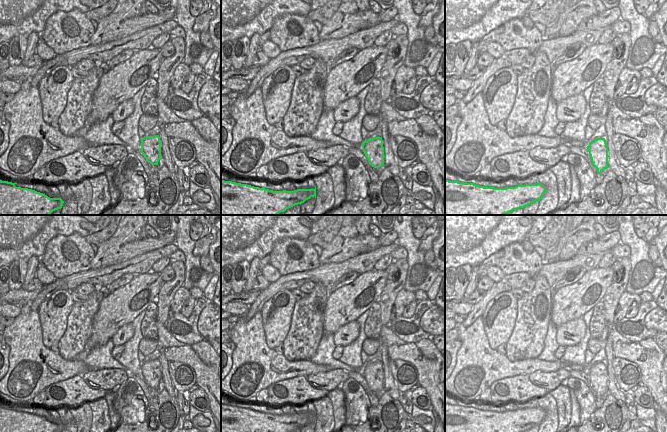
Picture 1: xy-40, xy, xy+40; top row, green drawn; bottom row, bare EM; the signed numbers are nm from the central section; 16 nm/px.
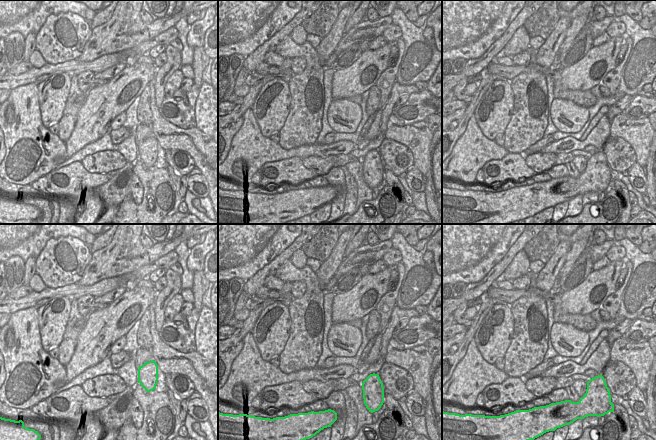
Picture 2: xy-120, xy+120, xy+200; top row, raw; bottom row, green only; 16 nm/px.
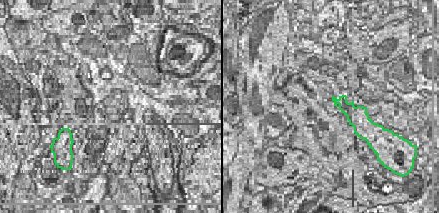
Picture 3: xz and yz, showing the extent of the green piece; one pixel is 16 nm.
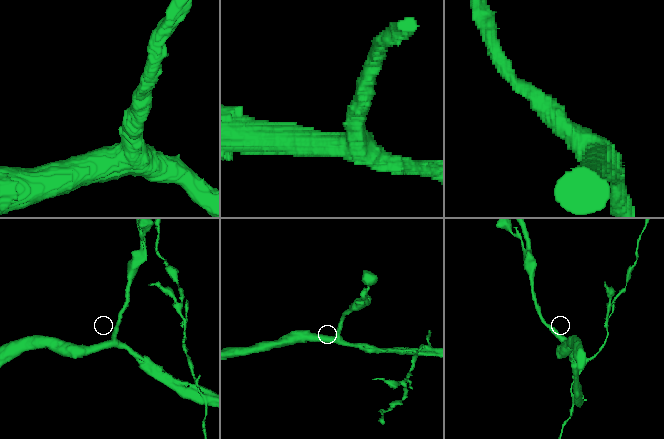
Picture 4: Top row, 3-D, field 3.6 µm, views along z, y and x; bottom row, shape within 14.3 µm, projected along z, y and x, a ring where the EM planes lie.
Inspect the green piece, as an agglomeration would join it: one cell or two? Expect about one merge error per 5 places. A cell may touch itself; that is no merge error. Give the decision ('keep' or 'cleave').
keep

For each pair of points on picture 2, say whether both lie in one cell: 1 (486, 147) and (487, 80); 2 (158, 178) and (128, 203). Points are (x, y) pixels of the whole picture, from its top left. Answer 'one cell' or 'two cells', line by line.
1: two cells
2: one cell

